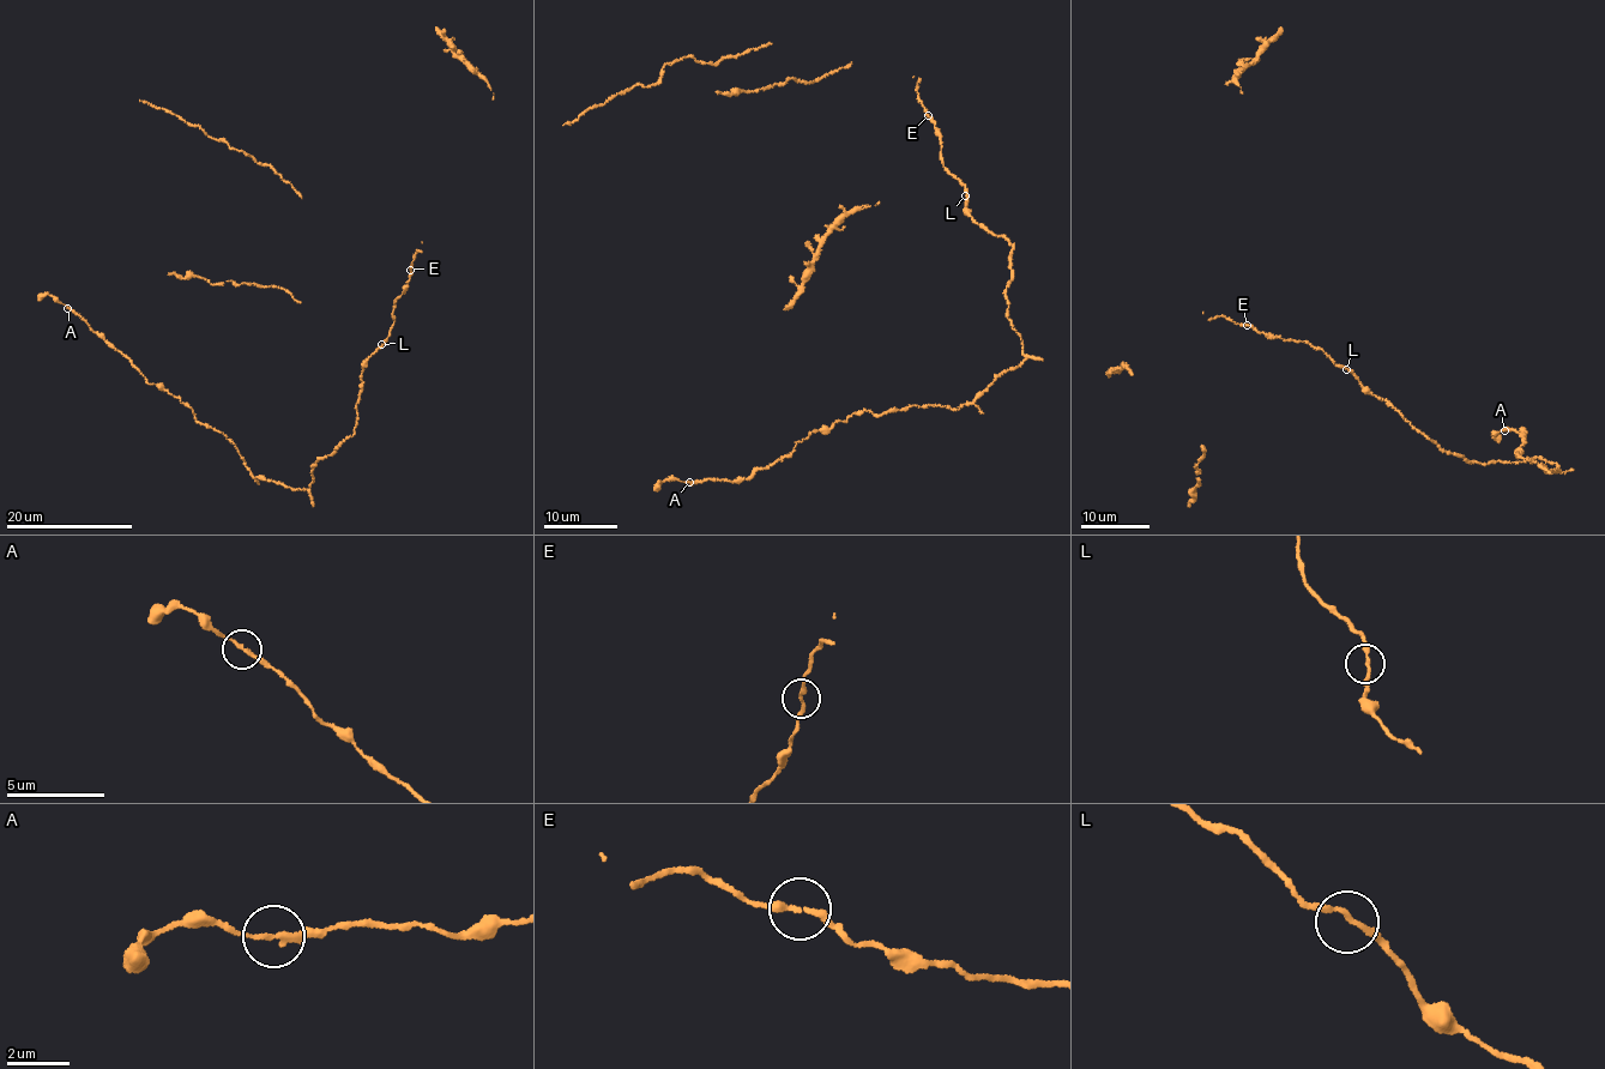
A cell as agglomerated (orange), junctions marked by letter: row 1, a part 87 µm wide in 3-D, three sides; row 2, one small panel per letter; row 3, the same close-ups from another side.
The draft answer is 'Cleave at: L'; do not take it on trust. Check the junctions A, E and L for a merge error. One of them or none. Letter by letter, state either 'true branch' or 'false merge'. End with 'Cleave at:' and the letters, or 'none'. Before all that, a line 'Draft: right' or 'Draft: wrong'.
Draft: wrong
A: true branch
E: true branch
L: true branch
Cleave at: none

